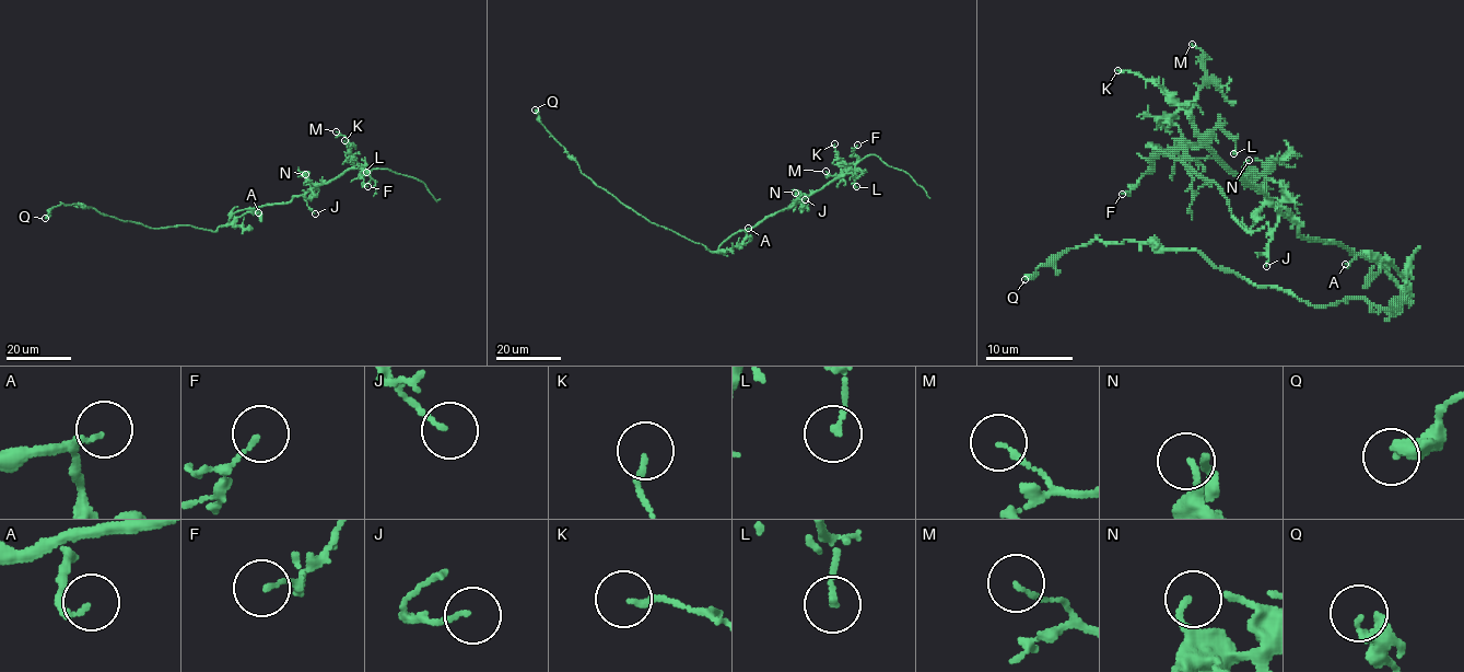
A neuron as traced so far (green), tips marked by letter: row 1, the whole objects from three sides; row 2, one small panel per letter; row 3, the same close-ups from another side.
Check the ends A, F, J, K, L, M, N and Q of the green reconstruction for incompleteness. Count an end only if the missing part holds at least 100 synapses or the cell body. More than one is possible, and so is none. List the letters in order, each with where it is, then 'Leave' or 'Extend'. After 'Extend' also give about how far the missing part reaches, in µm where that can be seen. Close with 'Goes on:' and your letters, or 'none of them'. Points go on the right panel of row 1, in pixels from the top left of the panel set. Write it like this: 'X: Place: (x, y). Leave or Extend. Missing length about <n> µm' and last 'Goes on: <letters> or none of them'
A: Place: (1345, 264). Leave
F: Place: (1122, 194). Leave
J: Place: (1266, 266). Leave
K: Place: (1117, 70). Leave
L: Place: (1233, 153). Leave
M: Place: (1192, 44). Leave
N: Place: (1249, 160). Leave
Q: Place: (1025, 279). Leave
Goes on: none of them

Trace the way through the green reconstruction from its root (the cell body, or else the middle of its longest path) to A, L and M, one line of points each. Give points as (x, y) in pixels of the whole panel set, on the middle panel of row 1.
A: (726, 241), (719, 246), (721, 251), (739, 244), (748, 228)
L: (726, 241), (792, 207), (851, 171), (856, 186)
M: (726, 241), (792, 207), (843, 174), (841, 171), (840, 176), (830, 175), (826, 171)

